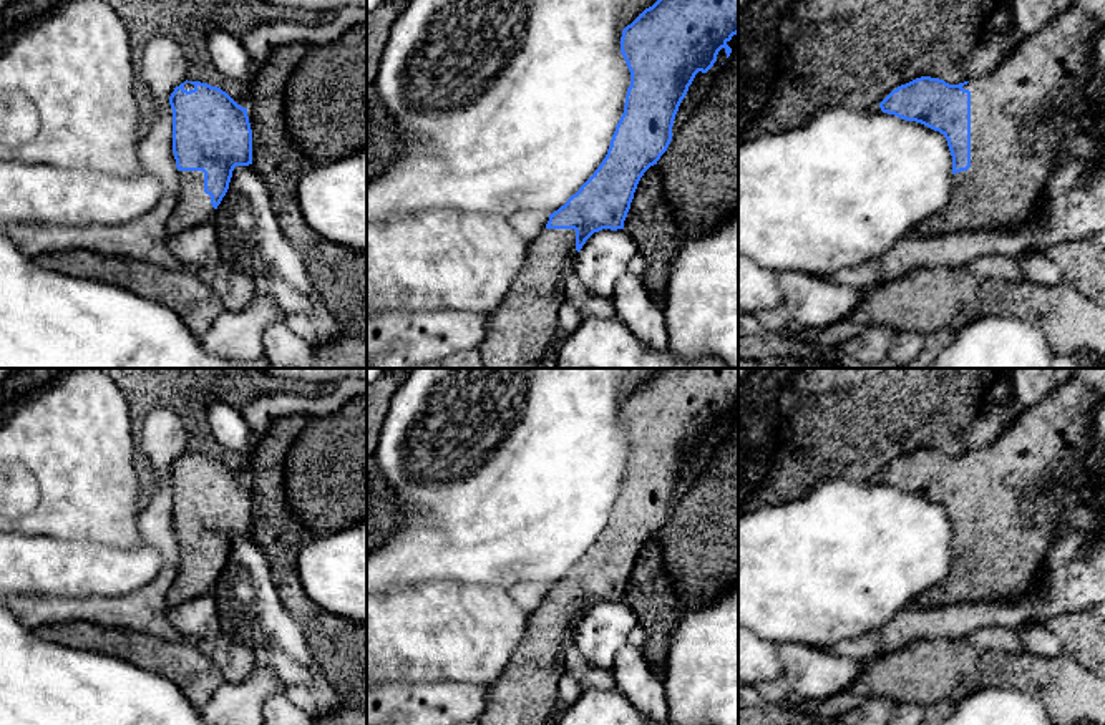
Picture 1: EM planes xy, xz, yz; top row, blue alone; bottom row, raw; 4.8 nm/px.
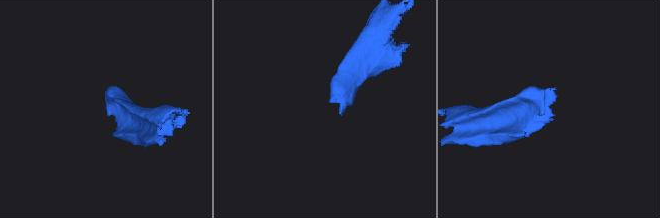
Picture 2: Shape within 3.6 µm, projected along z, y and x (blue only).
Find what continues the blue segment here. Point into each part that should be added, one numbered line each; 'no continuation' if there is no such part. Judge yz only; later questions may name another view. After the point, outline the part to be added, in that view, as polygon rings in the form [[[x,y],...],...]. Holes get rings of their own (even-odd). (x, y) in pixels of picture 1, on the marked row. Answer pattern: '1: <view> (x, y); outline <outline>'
1: yz (1029, 116); outline [[[1073,3],[1072,7],[1057,12],[1054,20],[1044,25],[1035,35],[1019,43],[995,71],[984,78],[971,80],[967,85],[962,86],[964,90],[971,91],[971,168],[967,171],[952,174],[952,196],[949,204],[939,214],[934,214],[926,221],[919,222],[913,232],[922,236],[944,236],[962,231],[1020,227],[1029,224],[1039,214],[1040,202],[1044,199],[1045,181],[1057,169],[1060,169],[1070,158],[1085,159],[1097,151],[1097,138],[1100,126],[1103,123],[1103,114],[1100,108],[1100,93],[1088,95],[1087,85],[1093,73],[1093,51],[1102,28],[1103,27],[1098,23],[1095,17],[1092,17],[1078,3]]]

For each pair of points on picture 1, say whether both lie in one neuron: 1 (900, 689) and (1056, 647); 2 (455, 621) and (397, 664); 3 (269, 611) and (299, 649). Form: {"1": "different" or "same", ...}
{"1": "different", "2": "same", "3": "same"}

